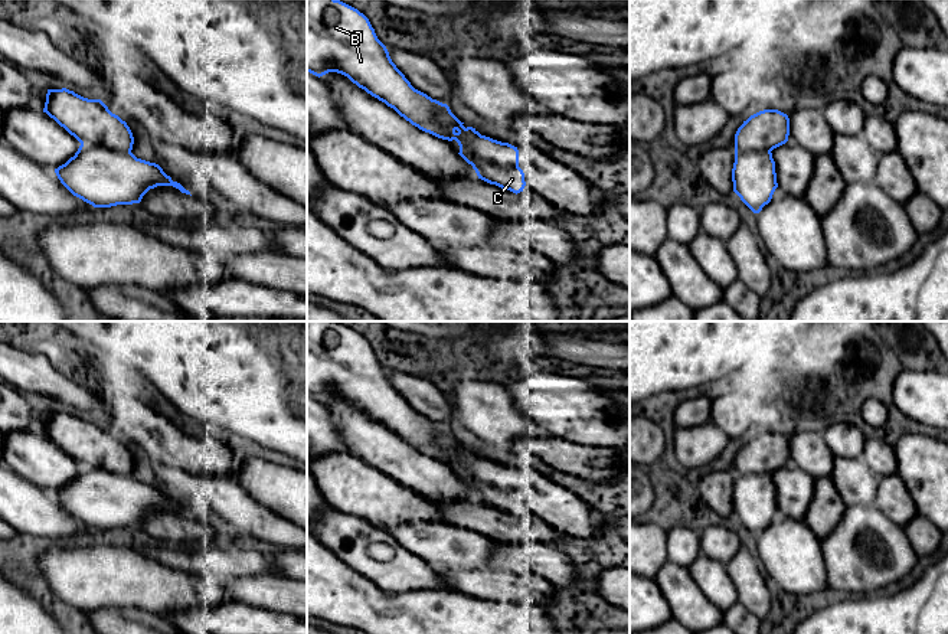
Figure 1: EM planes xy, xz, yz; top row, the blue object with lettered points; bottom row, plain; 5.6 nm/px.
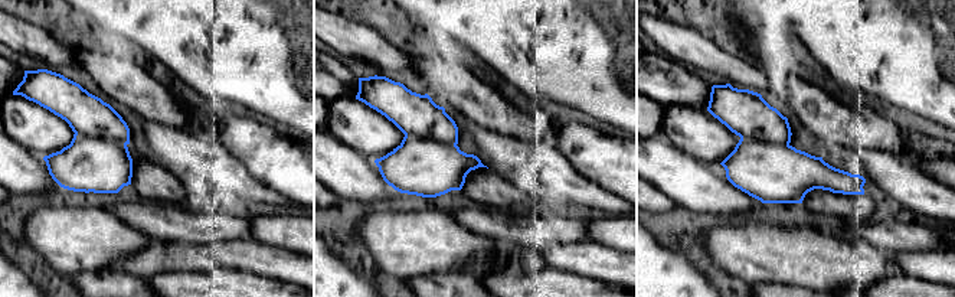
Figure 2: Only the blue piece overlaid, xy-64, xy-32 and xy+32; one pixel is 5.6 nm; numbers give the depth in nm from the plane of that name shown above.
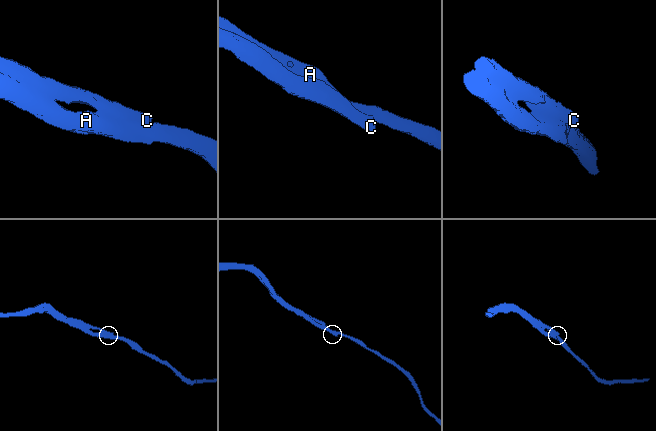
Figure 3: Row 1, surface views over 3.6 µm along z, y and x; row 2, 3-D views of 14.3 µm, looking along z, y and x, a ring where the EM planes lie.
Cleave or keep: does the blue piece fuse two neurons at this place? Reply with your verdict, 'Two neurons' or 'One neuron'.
Two neurons

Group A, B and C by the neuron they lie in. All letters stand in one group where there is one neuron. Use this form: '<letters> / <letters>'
A B / C

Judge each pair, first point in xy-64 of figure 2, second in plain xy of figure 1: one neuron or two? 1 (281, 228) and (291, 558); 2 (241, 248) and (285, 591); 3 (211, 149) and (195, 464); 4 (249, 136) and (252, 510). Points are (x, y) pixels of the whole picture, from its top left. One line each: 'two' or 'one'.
1: one
2: one
3: two
4: two

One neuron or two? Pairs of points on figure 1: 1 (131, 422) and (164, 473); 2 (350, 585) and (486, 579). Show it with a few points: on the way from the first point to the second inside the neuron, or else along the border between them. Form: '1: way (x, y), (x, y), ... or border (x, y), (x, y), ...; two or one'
1: border (156, 461), (190, 471); two
2: border (451, 588), (483, 600); two

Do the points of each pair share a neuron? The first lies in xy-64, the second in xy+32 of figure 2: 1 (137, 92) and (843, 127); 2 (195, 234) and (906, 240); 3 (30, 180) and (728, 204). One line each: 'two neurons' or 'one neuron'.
1: one neuron
2: one neuron
3: one neuron

